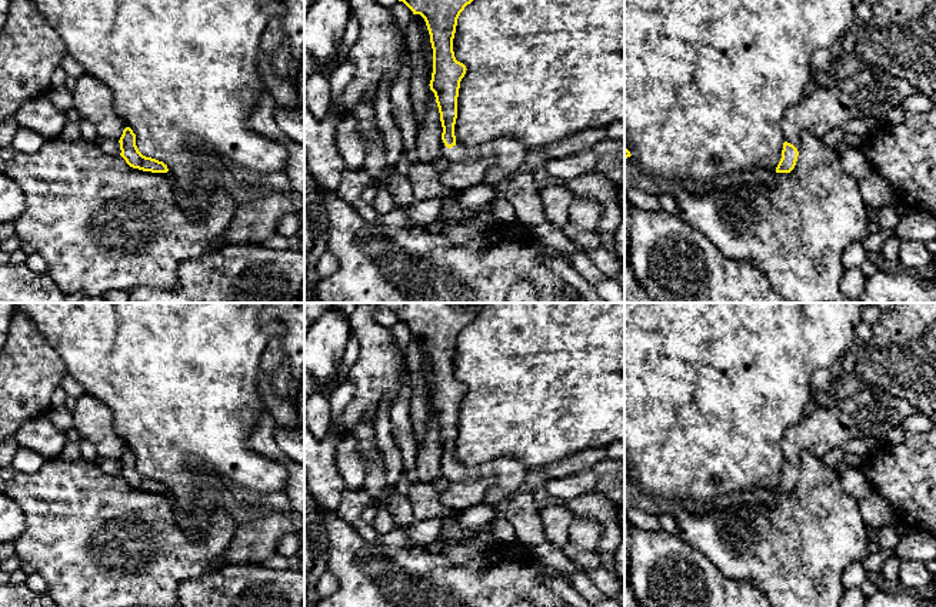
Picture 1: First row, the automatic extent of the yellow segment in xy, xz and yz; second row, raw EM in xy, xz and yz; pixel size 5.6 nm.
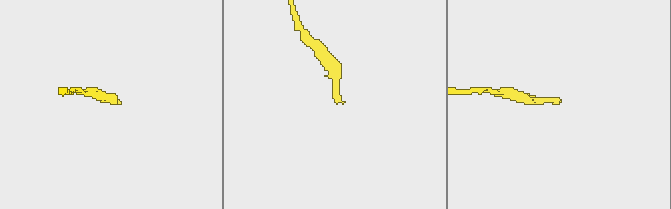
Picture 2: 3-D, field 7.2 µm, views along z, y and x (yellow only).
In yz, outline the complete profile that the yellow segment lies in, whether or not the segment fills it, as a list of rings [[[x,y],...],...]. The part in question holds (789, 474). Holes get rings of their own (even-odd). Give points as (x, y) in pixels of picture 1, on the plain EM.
[[[862,391],[853,397],[836,400],[829,407],[817,406],[812,414],[792,426],[783,437],[785,463],[776,493],[790,493],[795,488],[799,476],[796,466],[805,451],[823,458],[830,450],[840,448],[849,440],[872,437],[883,443],[890,428],[902,426],[915,413],[916,410],[905,398],[873,391]]]

